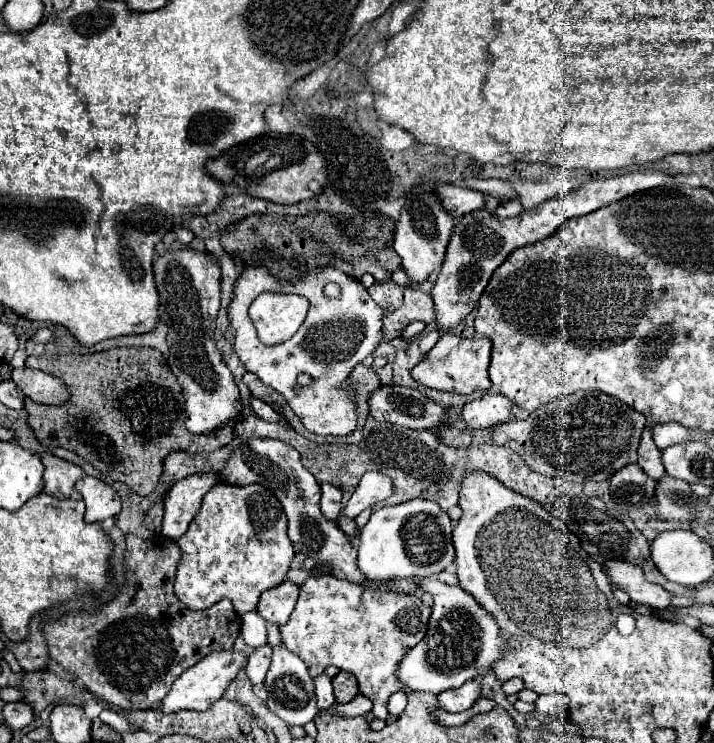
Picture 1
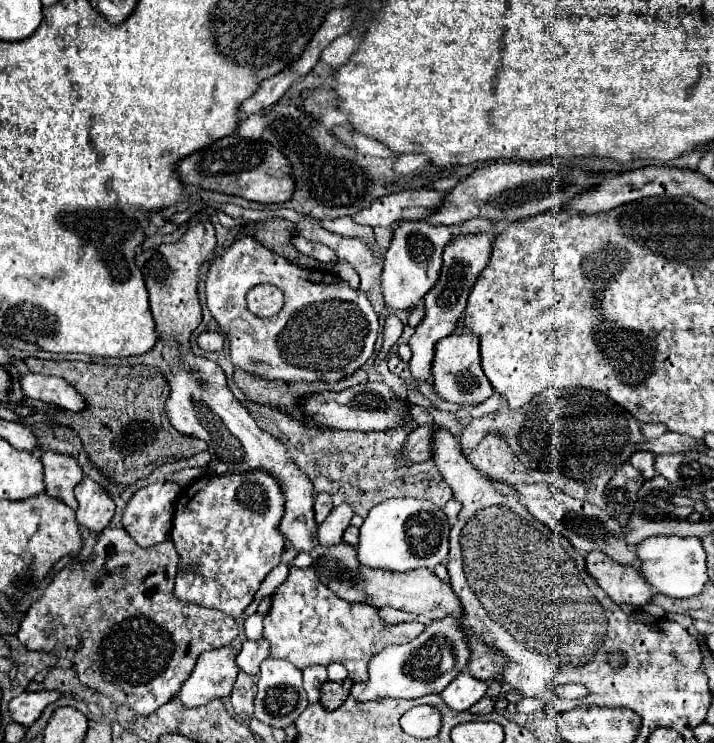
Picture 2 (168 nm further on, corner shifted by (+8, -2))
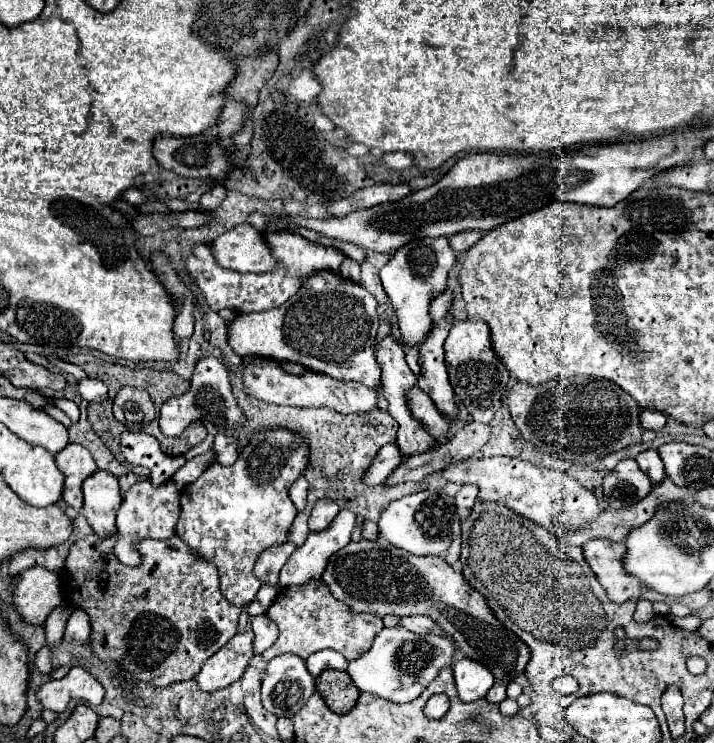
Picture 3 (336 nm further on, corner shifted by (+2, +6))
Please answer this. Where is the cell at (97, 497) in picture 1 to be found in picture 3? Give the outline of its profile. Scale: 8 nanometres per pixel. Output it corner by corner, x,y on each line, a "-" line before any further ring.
97,470
83,482
83,512
95,534
107,538
115,528
115,514
121,504
117,478
107,470

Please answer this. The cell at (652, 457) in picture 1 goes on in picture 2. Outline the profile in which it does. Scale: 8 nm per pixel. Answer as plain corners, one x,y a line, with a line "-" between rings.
635,452
635,456
629,458
629,462
641,472
641,476
645,480
651,480
655,476
655,466
653,466
653,460
655,456
651,452

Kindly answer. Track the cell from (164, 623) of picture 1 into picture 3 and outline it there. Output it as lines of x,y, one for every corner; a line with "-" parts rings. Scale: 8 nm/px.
89,534
71,544
63,572
65,604
87,612
91,620
89,644
93,656
101,662
117,662
137,680
149,682
155,688
167,688
175,682
193,680
205,660
237,634
241,608
231,606
221,594
217,566
209,564
209,560
201,560
201,556
193,556
181,538
139,540
137,548
141,548
141,564
125,566
113,554
117,536
119,534
101,538
97,534

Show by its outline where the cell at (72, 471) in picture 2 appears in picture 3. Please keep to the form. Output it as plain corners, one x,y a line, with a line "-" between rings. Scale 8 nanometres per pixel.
67,444
61,452
55,454
55,464
65,476
63,500
67,502
67,506
73,506
75,510
79,510
83,506
81,484
97,470
89,450
81,444

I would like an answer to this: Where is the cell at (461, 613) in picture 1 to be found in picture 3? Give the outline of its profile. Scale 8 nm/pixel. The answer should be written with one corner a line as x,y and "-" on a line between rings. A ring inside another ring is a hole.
383,628
371,646
371,650
349,662
349,676
361,692
377,692
377,696
391,700
391,702
411,702
415,700
433,678
437,678
439,670
445,666
453,666
455,644
451,636
443,634
413,634
405,628
-
379,674
377,680
371,680

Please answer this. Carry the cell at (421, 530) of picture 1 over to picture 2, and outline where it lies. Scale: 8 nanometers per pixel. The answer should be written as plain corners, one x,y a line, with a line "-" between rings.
391,498
377,504
361,526
359,562
371,568
393,568
395,572
429,568
433,570
449,554
451,524
445,512
429,500

